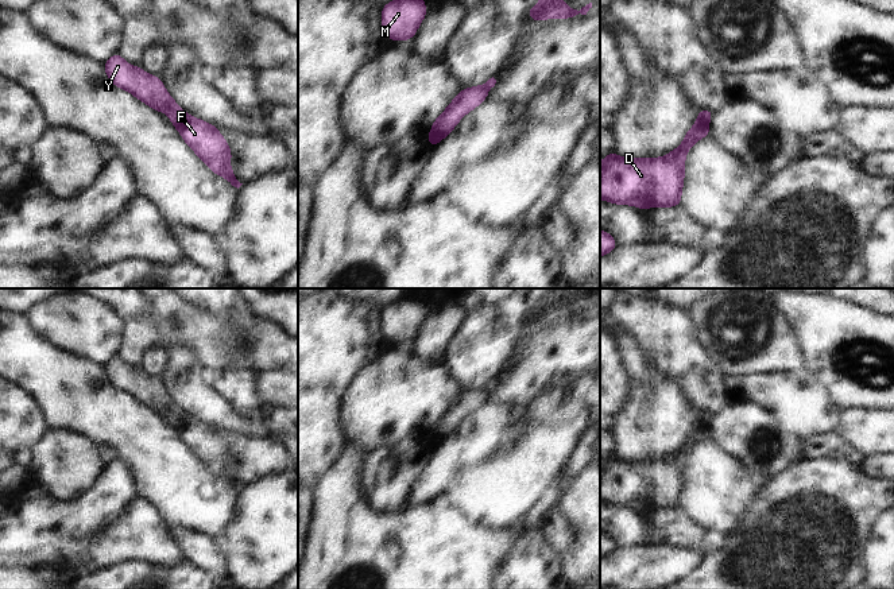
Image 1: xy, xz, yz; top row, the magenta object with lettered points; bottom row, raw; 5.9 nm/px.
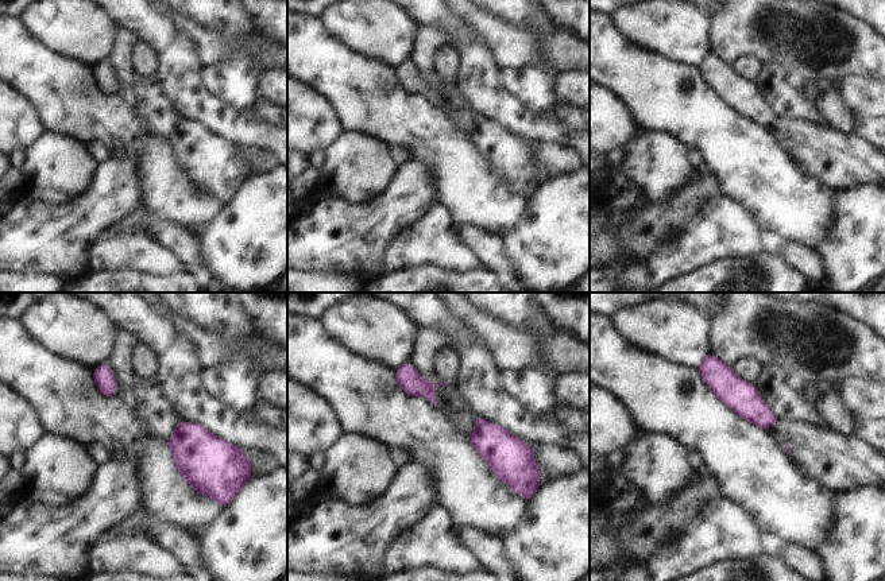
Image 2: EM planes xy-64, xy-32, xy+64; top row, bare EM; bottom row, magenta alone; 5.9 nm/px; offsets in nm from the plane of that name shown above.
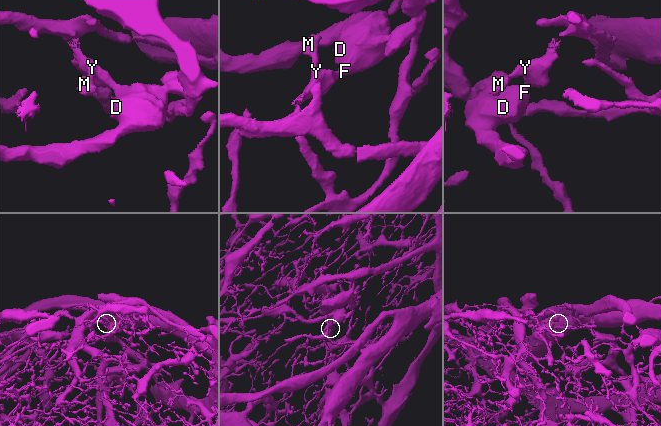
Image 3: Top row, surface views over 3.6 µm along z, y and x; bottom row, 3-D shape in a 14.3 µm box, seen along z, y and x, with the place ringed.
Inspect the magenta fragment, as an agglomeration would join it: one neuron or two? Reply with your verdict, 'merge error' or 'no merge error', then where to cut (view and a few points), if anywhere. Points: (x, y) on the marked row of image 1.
merge error; cut in xy along (184, 112), (177, 128)

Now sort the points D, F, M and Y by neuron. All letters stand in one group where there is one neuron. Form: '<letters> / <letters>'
D F / M Y

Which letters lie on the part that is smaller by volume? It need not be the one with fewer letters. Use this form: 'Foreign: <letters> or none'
Foreign: D, F

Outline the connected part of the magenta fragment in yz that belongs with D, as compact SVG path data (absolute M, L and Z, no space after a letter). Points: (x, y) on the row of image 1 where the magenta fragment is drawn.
M697 112L697 123L684 142L663 158L627 159L611 151L600 163L600 199L639 209L681 206L685 155L711 128Z

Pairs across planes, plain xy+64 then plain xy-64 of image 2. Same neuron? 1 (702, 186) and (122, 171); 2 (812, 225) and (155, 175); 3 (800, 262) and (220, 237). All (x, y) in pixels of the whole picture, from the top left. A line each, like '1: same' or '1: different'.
1: same
2: same
3: different

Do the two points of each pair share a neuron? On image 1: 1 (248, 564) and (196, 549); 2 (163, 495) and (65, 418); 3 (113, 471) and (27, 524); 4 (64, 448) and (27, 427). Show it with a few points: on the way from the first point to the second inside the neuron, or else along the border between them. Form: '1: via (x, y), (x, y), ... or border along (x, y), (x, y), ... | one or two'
1: border along (213, 541), (224, 560), (227, 574) | two
2: via (148, 467), (100, 418), (93, 418) | one
3: via (99, 493), (73, 519), (55, 519), (50, 523) | one
4: border along (47, 429), (30, 448) | two

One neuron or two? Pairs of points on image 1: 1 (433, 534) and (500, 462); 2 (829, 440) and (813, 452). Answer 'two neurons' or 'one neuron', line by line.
1: two neurons
2: one neuron

